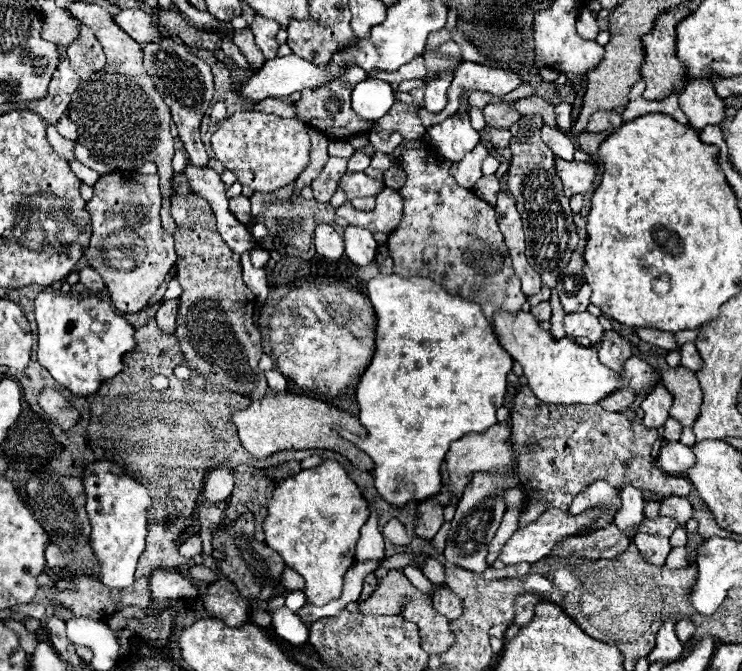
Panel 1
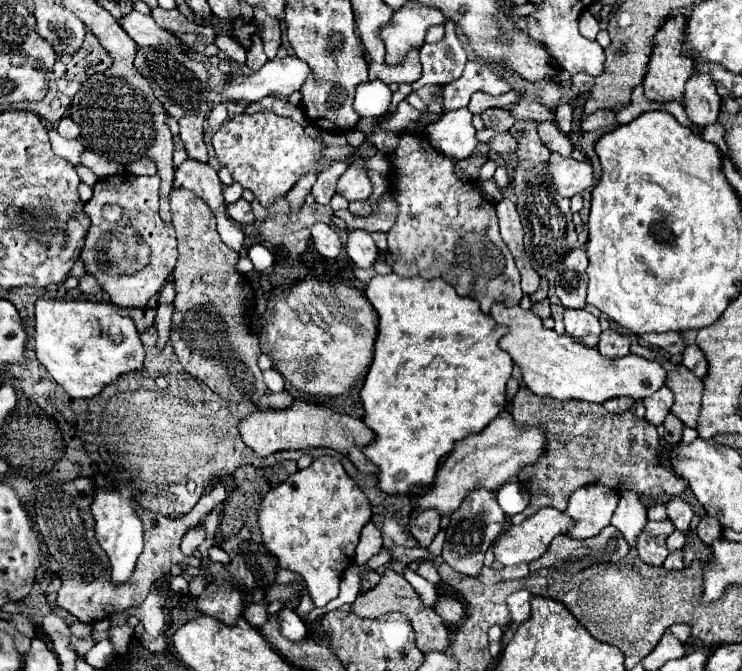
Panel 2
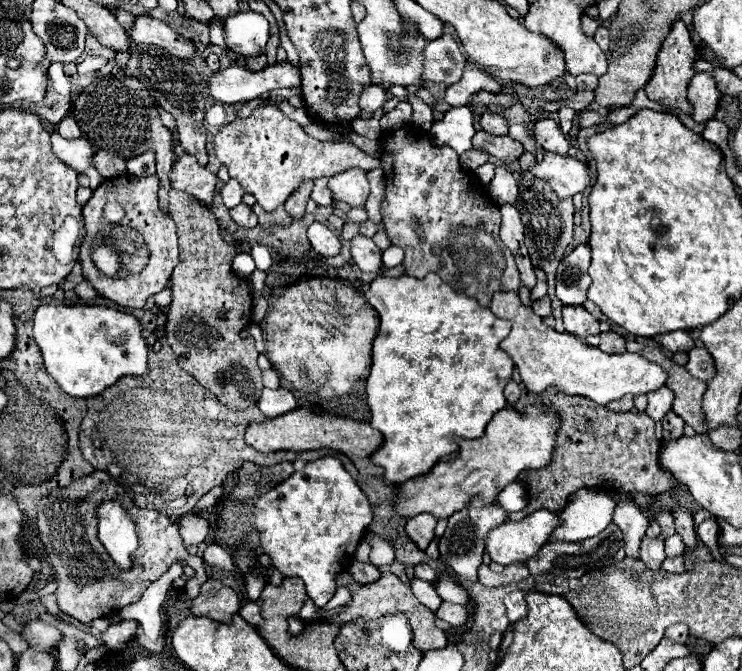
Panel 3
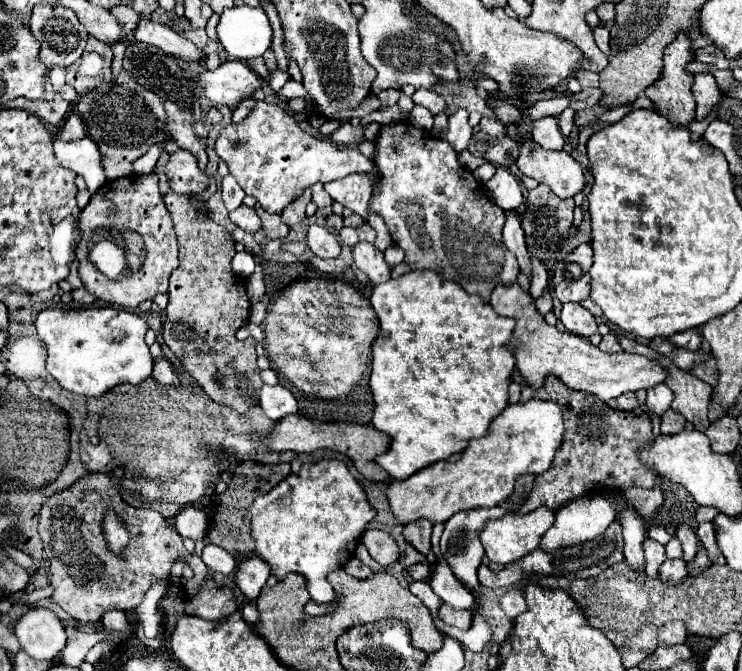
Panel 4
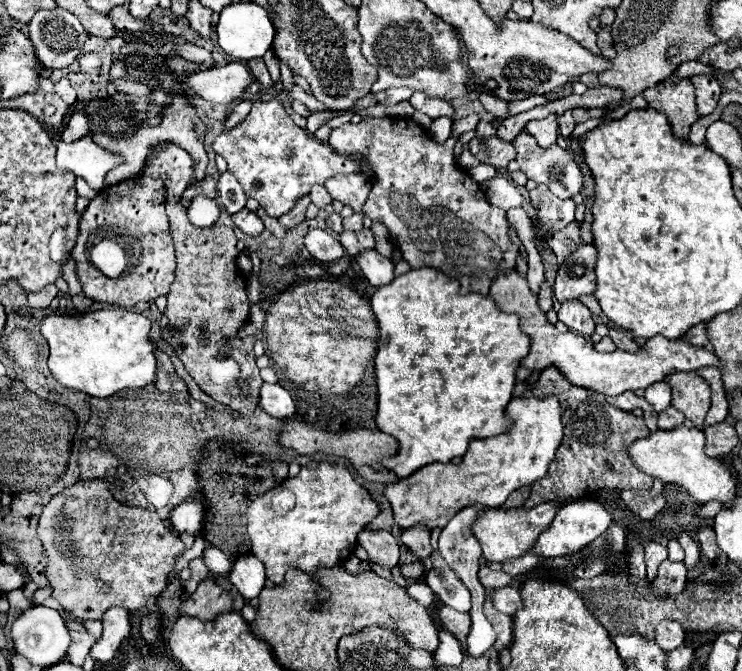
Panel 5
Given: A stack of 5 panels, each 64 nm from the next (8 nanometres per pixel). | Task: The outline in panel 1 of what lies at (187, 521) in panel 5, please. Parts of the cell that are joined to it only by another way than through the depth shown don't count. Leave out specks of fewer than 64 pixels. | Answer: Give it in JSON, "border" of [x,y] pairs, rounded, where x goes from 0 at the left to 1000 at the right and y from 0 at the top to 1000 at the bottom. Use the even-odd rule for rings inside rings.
{"border":[[[267,796],[253,799],[253,802],[243,811],[243,826],[245,826],[248,832],[261,832],[264,826],[270,826],[270,820],[272,820],[272,805],[270,805]]]}

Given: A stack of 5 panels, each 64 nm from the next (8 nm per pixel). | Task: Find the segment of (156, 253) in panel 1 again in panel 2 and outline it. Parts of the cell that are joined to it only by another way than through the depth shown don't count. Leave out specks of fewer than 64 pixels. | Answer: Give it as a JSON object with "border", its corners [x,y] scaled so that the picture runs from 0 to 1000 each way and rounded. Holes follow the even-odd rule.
{"border":[[[167,256],[162,262],[146,262],[140,268],[135,268],[127,277],[127,292],[121,295],[121,301],[113,304],[113,316],[121,325],[121,340],[116,349],[116,364],[111,370],[111,387],[116,396],[116,405],[129,411],[132,423],[137,426],[137,432],[148,441],[148,447],[156,456],[164,459],[194,459],[199,453],[199,447],[216,435],[216,429],[224,423],[229,405],[237,396],[237,343],[232,334],[218,331],[218,325],[213,322],[213,277],[216,277],[216,265],[213,262],[181,262],[175,256]],[[143,304],[159,304],[164,307],[164,325],[154,334],[146,331],[137,322],[137,310]],[[167,343],[178,343],[186,352],[154,352],[154,349],[170,349]],[[156,361],[183,361],[183,364],[197,364],[202,373],[202,390],[183,408],[178,411],[162,411],[156,405],[146,405],[135,399],[135,373],[129,370],[154,370],[156,376]]]}

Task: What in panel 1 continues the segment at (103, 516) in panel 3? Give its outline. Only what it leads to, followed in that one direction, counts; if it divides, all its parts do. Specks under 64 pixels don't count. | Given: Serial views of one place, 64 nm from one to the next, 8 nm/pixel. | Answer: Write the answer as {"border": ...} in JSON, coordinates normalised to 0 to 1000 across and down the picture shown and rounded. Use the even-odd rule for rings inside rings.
{"border":[[[127,689],[113,700],[113,724],[116,724],[116,760],[124,781],[124,820],[132,832],[129,858],[146,876],[170,876],[181,867],[181,849],[189,826],[194,823],[197,805],[197,775],[199,757],[205,751],[199,730],[186,721],[181,712],[164,706],[164,700],[151,689]]]}

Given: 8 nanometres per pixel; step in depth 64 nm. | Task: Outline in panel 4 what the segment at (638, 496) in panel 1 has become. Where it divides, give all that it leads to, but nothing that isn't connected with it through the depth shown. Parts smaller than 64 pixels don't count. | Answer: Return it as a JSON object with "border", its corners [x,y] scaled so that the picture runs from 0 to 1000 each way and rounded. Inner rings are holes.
{"border":[[[841,760],[833,772],[838,781],[841,793],[841,832],[852,844],[852,849],[868,849],[868,823],[865,823],[865,808],[868,808],[868,778],[854,760]]]}

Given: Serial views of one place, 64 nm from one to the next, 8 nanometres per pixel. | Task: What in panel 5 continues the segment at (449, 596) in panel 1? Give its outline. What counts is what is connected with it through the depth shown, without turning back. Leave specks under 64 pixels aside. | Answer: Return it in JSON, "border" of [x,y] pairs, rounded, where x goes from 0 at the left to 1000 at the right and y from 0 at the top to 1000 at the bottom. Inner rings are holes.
{"border":[[[596,903],[590,918],[593,918],[596,933],[601,939],[606,939],[620,954],[623,966],[628,969],[628,948],[633,942],[633,918],[631,918],[631,912],[615,912],[615,909],[604,906],[604,903]]]}

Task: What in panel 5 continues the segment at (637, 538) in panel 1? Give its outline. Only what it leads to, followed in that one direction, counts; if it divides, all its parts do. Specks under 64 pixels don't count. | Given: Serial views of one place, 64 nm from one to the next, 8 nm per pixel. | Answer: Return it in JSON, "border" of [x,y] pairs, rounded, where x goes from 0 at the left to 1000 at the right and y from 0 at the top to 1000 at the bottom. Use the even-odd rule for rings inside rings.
{"border":[[[876,806],[868,814],[868,838],[873,849],[873,864],[884,861],[887,844],[899,833],[900,823],[898,814],[883,806]]]}

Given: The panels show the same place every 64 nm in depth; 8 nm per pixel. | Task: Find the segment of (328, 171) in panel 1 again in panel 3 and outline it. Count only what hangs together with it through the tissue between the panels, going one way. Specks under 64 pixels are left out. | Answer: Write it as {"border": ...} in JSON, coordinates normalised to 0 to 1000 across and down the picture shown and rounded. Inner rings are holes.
{"border":[[[439,265],[423,268],[420,298],[423,298],[429,307],[445,307],[445,304],[447,304],[447,289],[445,289],[445,283],[442,283],[442,268],[439,268]]]}

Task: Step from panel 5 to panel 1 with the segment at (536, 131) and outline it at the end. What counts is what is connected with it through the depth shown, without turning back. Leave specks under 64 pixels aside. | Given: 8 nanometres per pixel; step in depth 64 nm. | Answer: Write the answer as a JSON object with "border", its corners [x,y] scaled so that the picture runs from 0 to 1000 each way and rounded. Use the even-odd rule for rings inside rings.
{"border":[[[730,188],[730,209],[739,215],[739,221],[760,235],[760,238],[771,238],[771,230],[774,230],[774,215],[771,209],[752,191],[744,191],[744,188]]]}

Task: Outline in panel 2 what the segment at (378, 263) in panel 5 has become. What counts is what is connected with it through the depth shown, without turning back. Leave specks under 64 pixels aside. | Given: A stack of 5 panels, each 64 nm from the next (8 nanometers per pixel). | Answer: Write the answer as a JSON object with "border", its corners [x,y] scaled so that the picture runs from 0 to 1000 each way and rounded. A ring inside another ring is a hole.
{"border":[[[477,343],[469,349],[466,373],[469,373],[469,382],[474,385],[474,390],[491,402],[501,399],[512,382],[512,373],[507,370],[501,352],[491,343]]]}

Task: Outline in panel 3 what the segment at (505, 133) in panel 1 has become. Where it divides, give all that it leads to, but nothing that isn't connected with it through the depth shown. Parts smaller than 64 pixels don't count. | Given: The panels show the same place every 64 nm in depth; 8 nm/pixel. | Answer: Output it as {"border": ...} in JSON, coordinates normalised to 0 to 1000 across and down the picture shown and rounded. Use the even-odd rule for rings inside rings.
{"border":[[[650,194],[639,200],[636,221],[658,227],[658,232],[671,235],[677,244],[687,244],[687,241],[698,238],[701,230],[706,227],[706,218],[701,212],[690,209],[687,203],[666,203],[666,200],[658,200]]]}

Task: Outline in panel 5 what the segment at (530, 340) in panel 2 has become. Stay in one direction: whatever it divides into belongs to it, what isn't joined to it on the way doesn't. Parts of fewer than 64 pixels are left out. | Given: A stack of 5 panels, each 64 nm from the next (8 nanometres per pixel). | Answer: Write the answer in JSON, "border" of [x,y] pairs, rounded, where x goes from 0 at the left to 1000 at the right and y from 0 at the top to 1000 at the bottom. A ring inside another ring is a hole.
{"border":[[[690,402],[685,408],[674,408],[668,420],[663,420],[660,438],[666,441],[668,453],[685,465],[701,471],[701,489],[704,495],[714,498],[714,525],[704,537],[706,548],[714,548],[717,554],[728,554],[739,545],[749,545],[771,572],[803,581],[814,590],[833,590],[844,581],[860,581],[873,578],[881,569],[895,566],[900,557],[908,554],[933,554],[954,545],[973,548],[976,542],[970,534],[951,522],[951,519],[933,519],[933,513],[922,513],[922,507],[900,507],[895,501],[876,504],[860,525],[844,525],[844,522],[827,522],[827,525],[803,525],[798,513],[790,510],[787,501],[776,495],[752,495],[739,477],[736,465],[725,456],[725,441],[712,429],[712,420],[706,411],[698,408],[698,402]]]}

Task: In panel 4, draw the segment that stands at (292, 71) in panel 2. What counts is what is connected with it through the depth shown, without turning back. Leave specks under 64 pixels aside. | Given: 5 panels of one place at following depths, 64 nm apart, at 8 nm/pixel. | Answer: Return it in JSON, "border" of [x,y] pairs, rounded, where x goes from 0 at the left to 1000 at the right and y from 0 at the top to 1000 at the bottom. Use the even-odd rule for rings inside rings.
{"border":[[[321,89],[267,110],[264,122],[291,158],[318,158],[323,149],[337,146],[345,131],[356,128],[356,119]],[[372,104],[372,107],[367,107],[367,110],[364,110],[364,131],[375,137],[375,134],[380,134],[380,128],[383,128],[388,119],[394,119],[394,116],[391,116],[391,110]]]}

